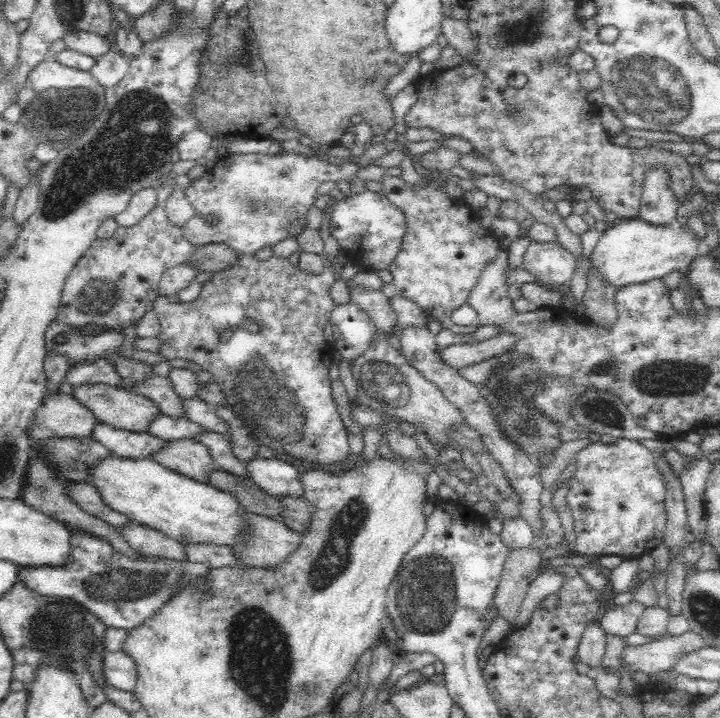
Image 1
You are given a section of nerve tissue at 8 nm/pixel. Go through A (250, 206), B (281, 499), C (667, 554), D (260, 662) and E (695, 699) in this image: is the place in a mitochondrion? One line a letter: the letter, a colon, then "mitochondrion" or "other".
A: mitochondrion
B: other
C: other
D: mitochondrion
E: other

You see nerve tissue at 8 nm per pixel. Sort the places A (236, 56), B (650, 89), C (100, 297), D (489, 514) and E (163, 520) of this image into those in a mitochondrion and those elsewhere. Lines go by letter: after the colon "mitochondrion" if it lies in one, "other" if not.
A: mitochondrion
B: mitochondrion
C: mitochondrion
D: other
E: other

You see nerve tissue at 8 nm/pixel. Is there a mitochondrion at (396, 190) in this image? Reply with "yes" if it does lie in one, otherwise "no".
no

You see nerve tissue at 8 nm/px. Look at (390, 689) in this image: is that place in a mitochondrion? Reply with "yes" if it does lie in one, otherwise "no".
no

